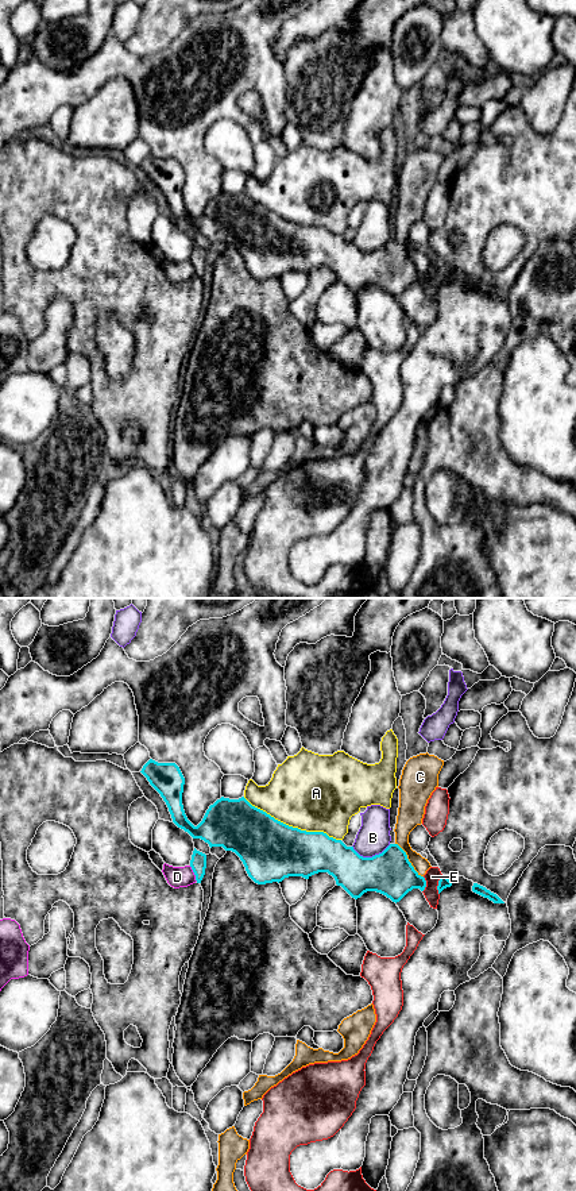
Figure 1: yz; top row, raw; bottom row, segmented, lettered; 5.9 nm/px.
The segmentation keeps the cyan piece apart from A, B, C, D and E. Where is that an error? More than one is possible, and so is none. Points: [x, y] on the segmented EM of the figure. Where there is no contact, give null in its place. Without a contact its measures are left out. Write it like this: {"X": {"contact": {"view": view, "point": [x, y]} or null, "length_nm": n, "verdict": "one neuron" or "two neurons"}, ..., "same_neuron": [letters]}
{"A": {"contact": {"view": "yz", "point": [292, 827]}, "length_nm": 650, "verdict": "two neurons"}, "B": {"contact": {"view": "yz", "point": [372, 856]}, "length_nm": 240, "verdict": "two neurons"}, "C": {"contact": {"view": "yz", "point": [408, 860]}, "length_nm": 260, "verdict": "two neurons"}, "D": {"contact": {"view": "yz", "point": [194, 874]}, "length_nm": 110, "verdict": "two neurons"}, "E": {"contact": {"view": "yz", "point": [439, 885]}, "length_nm": 130, "verdict": "two neurons"}, "same_neuron": []}

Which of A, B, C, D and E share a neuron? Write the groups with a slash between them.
A / B / C / D / E

